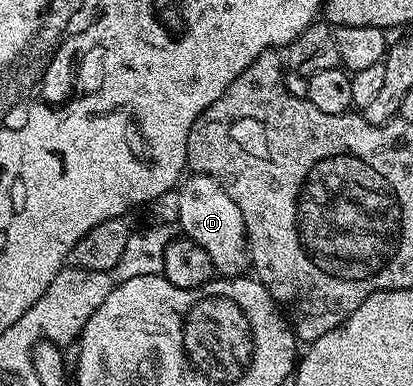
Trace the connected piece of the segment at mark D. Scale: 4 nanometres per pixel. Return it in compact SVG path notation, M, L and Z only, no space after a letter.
M188 175L178 185L177 191L179 193L177 224L182 235L188 240L197 242L197 246L201 246L205 254L209 254L220 277L244 275L251 262L251 253L247 251L247 230L241 210L237 210L237 202L229 198L227 191L212 176Z

